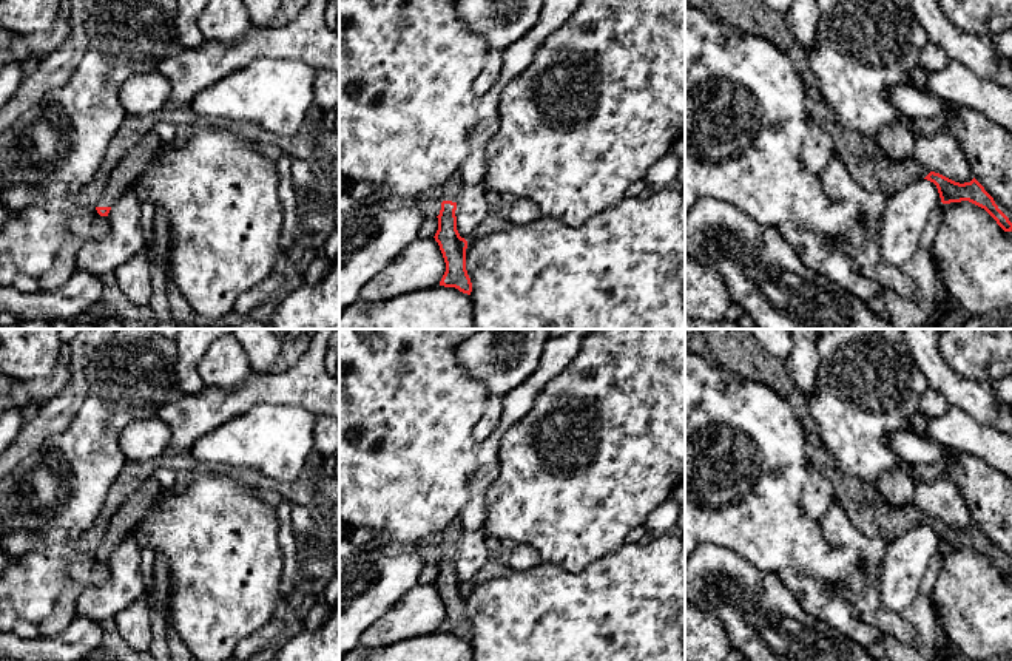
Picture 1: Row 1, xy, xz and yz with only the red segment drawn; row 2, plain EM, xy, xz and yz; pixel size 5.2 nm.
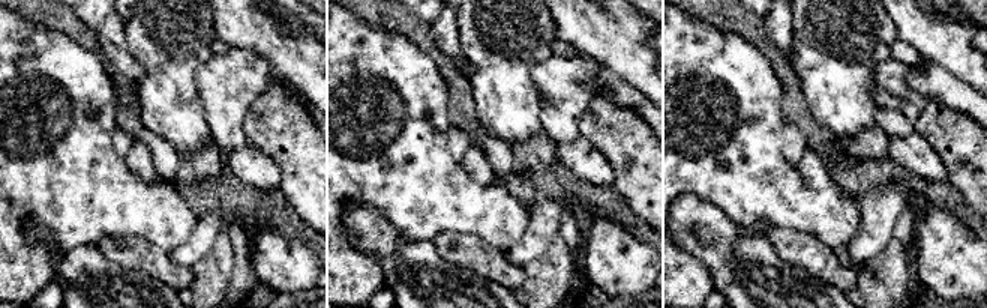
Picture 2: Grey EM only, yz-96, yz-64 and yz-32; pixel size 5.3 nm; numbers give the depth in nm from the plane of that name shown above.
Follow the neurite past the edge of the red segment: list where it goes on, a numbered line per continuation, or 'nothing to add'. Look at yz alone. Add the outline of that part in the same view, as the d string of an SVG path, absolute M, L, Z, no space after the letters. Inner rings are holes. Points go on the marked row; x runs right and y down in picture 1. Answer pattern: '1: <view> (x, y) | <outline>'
1: yz (867, 166) | M685 0L685 6L694 6L730 26L768 40L791 60L807 90L808 116L832 137L833 154L847 167L859 187L889 199L902 187L930 173L913 158L907 164L887 159L876 139L839 124L810 69L808 51L793 37L784 14L770 8L764 0Z

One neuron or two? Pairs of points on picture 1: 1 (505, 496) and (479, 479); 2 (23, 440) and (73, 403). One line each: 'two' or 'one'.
1: two
2: one

